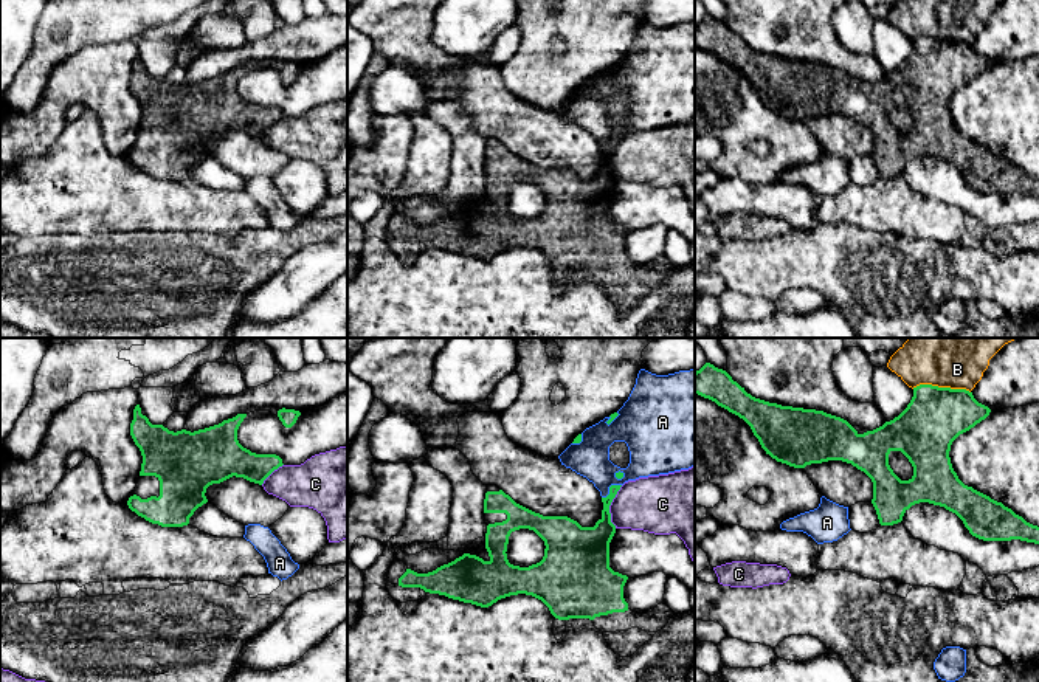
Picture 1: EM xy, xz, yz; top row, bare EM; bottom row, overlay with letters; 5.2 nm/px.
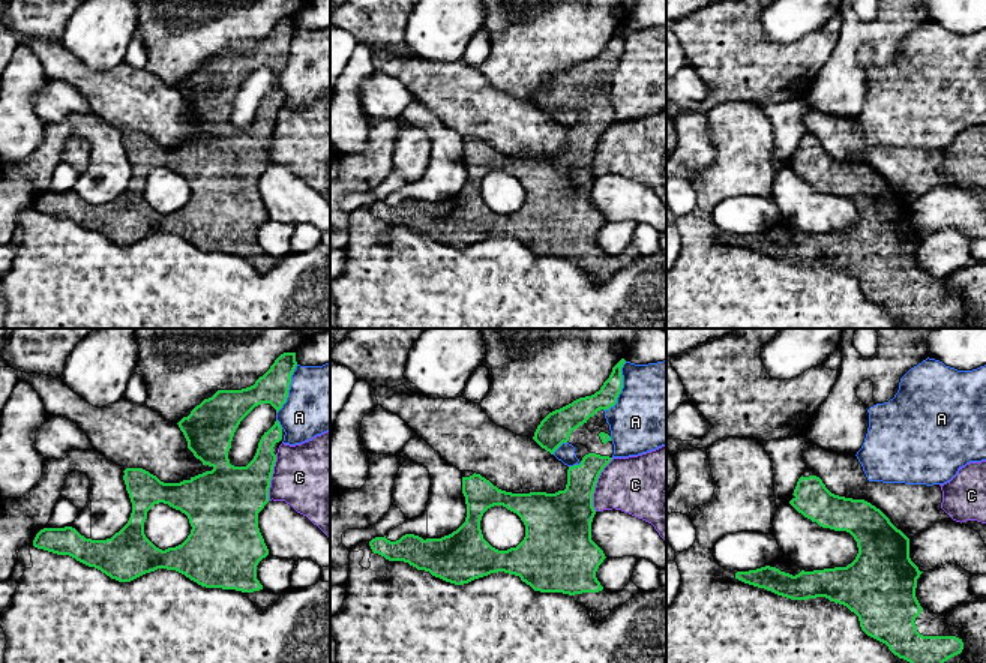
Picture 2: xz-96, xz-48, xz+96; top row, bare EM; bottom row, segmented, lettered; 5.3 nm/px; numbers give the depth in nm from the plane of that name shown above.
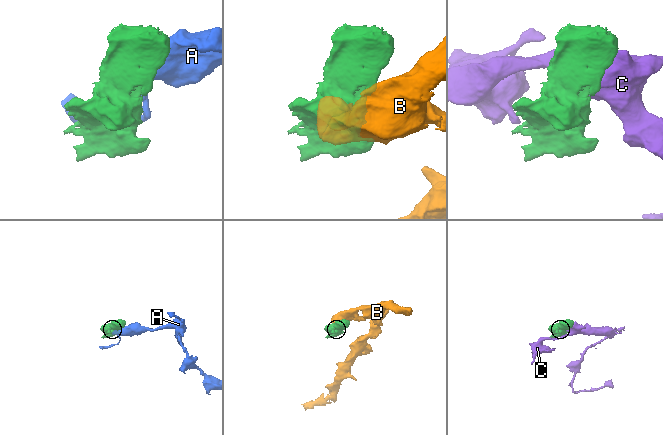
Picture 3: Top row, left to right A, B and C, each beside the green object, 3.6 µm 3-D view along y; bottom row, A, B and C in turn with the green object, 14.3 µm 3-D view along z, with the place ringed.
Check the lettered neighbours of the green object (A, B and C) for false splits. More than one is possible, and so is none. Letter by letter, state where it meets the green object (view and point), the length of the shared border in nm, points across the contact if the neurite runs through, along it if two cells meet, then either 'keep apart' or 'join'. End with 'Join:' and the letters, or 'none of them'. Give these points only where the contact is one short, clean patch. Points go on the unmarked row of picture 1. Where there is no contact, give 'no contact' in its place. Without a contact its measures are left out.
A: meets green in xz at (610, 141); contact 130 nm long; keep apart
B: meets green in yz at (942, 41); contact 300 nm long; keep apart
C: meets green in xz at (608, 160); contact 220 nm long; keep apart
Join: none of them

